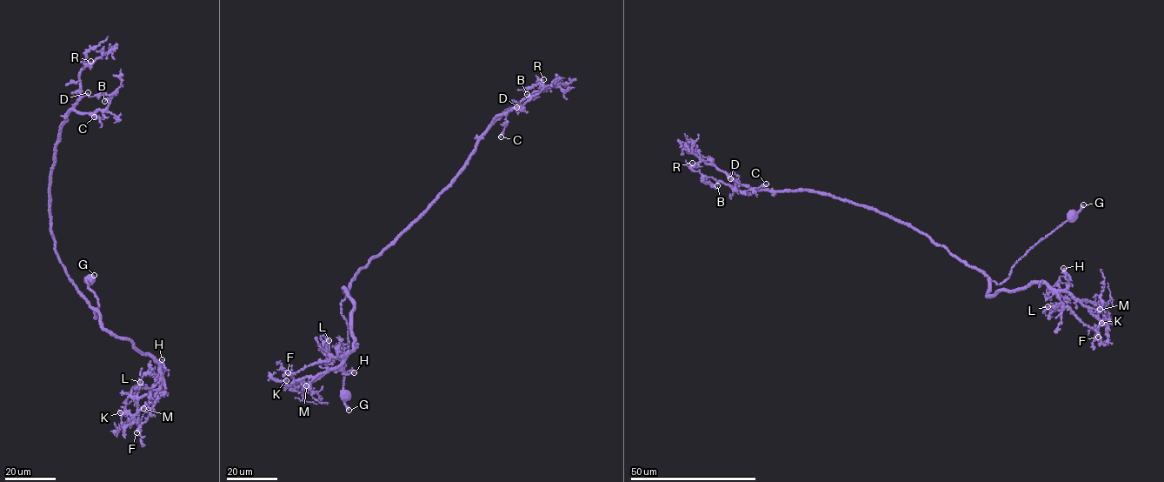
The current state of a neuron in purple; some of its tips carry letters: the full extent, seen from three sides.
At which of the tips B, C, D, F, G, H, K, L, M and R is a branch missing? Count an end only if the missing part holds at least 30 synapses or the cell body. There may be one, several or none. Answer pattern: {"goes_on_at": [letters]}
{"goes_on_at": ["B"]}

